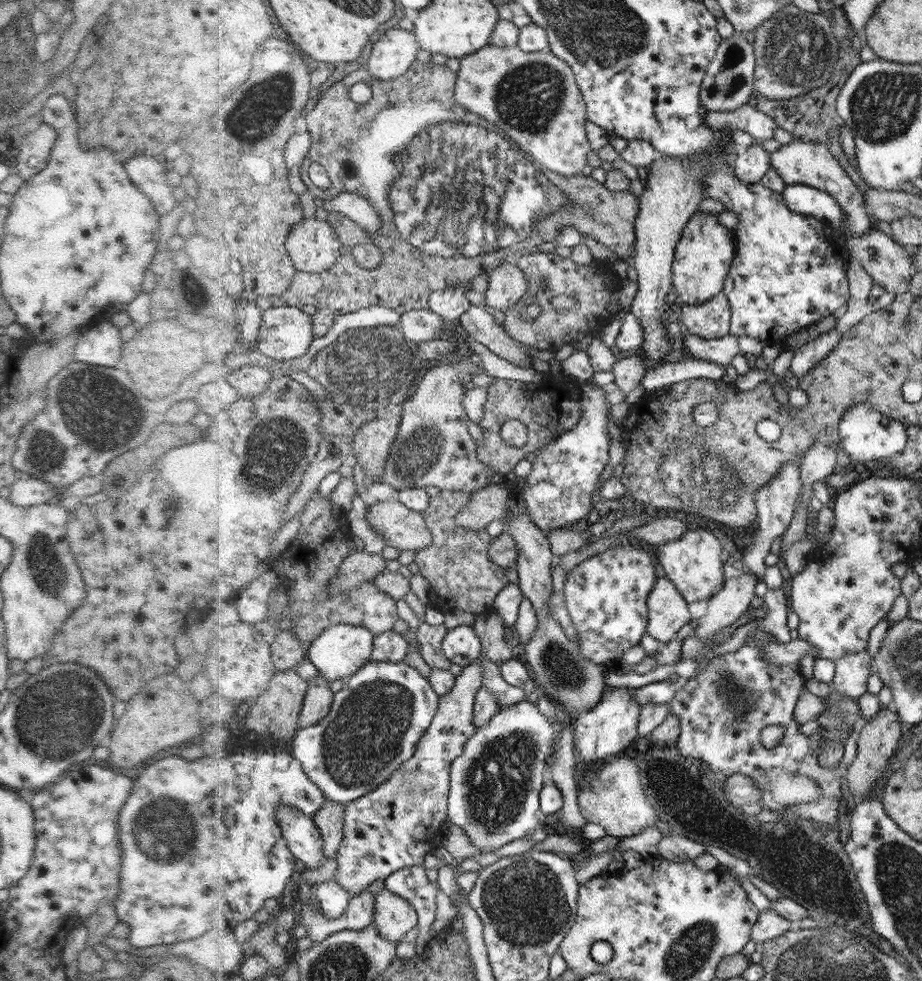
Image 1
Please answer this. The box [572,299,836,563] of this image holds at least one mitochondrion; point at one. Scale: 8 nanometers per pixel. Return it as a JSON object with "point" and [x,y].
{"point":[670,473]}

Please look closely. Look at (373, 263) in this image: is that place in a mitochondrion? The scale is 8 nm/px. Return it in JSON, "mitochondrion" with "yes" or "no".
{"mitochondrion":"no"}

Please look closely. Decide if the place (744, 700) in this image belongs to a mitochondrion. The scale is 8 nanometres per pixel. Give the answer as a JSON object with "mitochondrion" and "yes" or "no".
{"mitochondrion":"yes"}

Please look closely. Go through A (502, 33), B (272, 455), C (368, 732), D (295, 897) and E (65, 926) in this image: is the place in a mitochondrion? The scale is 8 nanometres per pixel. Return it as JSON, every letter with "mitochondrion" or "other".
{"A":"other","B":"mitochondrion","C":"mitochondrion","D":"other","E":"other"}

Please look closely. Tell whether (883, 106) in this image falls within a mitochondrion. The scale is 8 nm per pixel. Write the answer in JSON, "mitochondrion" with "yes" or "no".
{"mitochondrion":"yes"}

